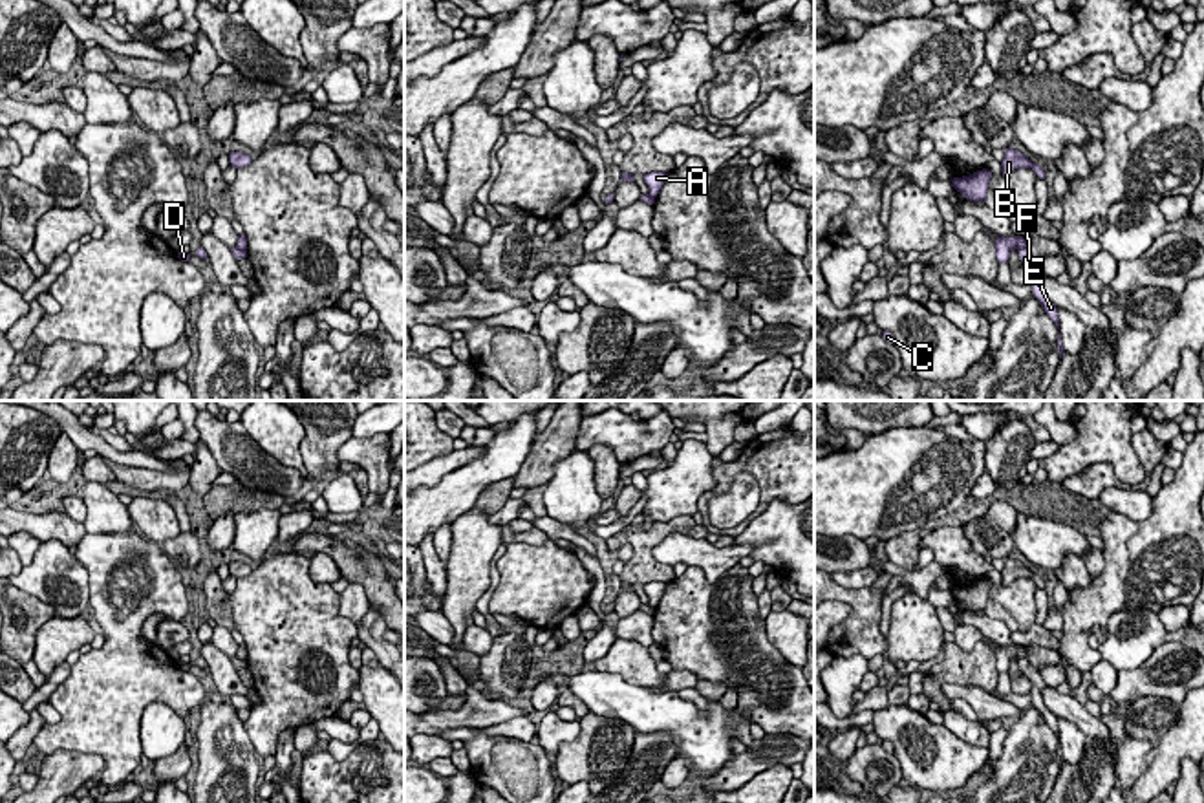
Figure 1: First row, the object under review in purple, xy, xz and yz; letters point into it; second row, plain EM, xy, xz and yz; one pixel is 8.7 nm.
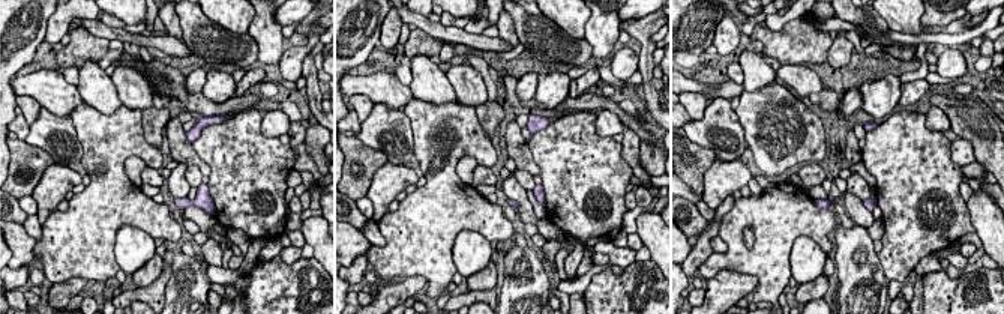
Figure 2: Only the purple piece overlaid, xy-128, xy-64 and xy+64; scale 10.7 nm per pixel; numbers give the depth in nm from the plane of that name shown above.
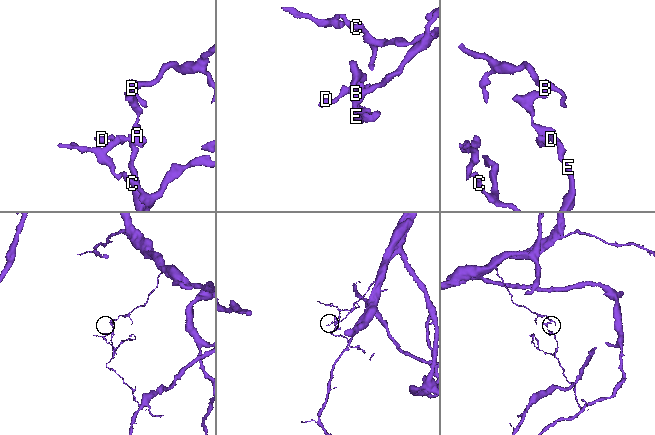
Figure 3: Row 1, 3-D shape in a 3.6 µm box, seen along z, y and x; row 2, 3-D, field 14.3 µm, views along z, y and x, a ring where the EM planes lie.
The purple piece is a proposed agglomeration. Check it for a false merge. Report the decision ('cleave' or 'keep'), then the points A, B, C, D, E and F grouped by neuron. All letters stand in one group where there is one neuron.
cleave | A B D / C E F

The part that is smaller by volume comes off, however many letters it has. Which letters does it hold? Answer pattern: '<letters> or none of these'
C, E, F

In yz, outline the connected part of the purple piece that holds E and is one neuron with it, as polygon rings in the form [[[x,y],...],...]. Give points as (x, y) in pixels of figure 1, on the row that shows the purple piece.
[[[1027,247],[1017,249],[1019,260],[1032,271],[1032,294],[1039,300],[1045,313],[1052,318],[1059,329],[1058,307],[1045,296],[1041,280],[1047,276],[1041,263],[1028,252]]]

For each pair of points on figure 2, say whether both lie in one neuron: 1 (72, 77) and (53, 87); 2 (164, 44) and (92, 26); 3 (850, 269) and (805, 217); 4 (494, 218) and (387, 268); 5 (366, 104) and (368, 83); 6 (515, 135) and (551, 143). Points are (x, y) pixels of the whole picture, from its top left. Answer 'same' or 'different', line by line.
1: different
2: same
3: different
4: same
5: different
6: different

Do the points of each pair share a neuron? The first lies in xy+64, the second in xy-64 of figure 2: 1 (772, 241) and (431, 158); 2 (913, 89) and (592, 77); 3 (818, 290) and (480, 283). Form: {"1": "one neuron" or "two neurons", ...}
{"1": "one neuron", "2": "one neuron", "3": "one neuron"}

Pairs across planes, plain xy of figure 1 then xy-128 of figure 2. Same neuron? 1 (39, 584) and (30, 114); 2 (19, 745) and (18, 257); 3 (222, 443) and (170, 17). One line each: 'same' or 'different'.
1: different
2: different
3: different

